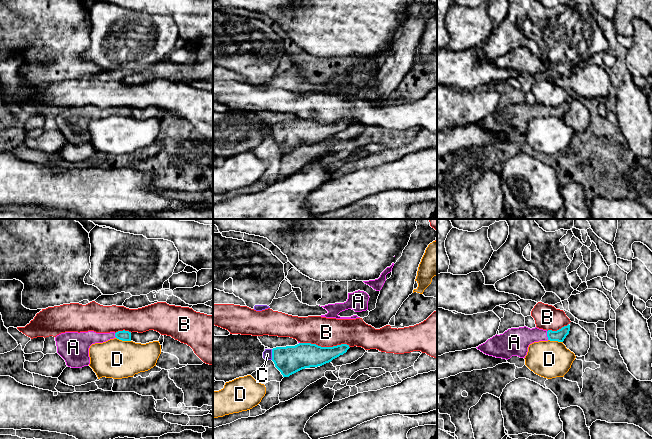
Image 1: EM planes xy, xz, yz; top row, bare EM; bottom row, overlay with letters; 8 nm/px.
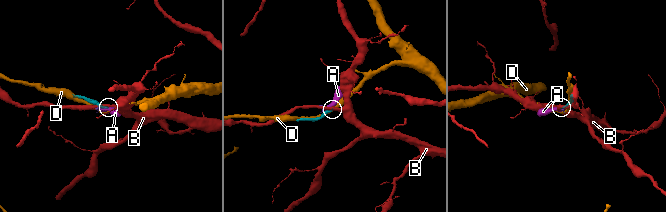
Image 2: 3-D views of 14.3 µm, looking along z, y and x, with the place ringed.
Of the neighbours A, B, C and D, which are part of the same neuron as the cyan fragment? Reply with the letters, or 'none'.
A

